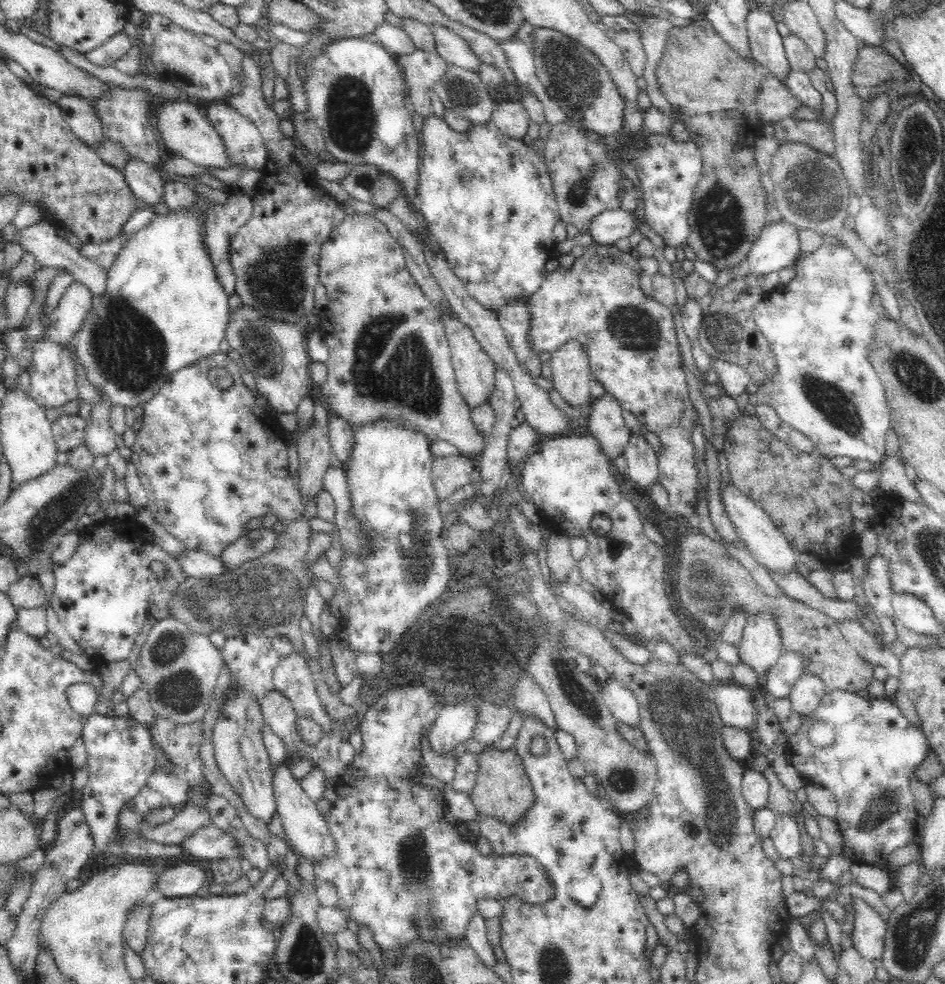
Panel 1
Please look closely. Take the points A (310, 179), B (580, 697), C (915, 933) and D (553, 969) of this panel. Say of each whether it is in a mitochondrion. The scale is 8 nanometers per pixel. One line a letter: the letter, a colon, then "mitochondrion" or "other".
A: other
B: mitochondrion
C: mitochondrion
D: mitochondrion

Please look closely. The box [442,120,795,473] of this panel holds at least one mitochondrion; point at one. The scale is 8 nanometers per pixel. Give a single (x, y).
(719, 218)

